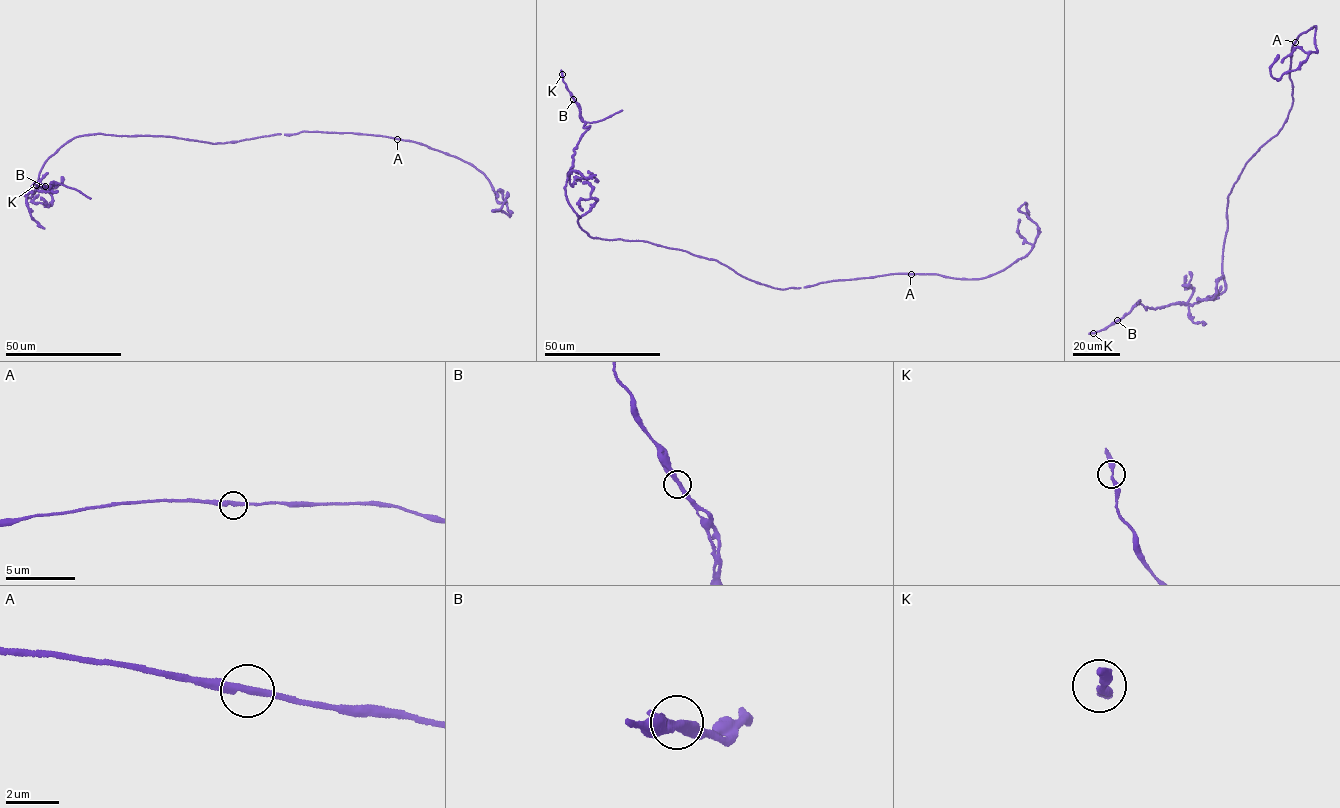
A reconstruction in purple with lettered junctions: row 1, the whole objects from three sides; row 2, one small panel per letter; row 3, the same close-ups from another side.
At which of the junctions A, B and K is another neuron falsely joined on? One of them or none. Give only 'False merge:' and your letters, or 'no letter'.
False merge: B

